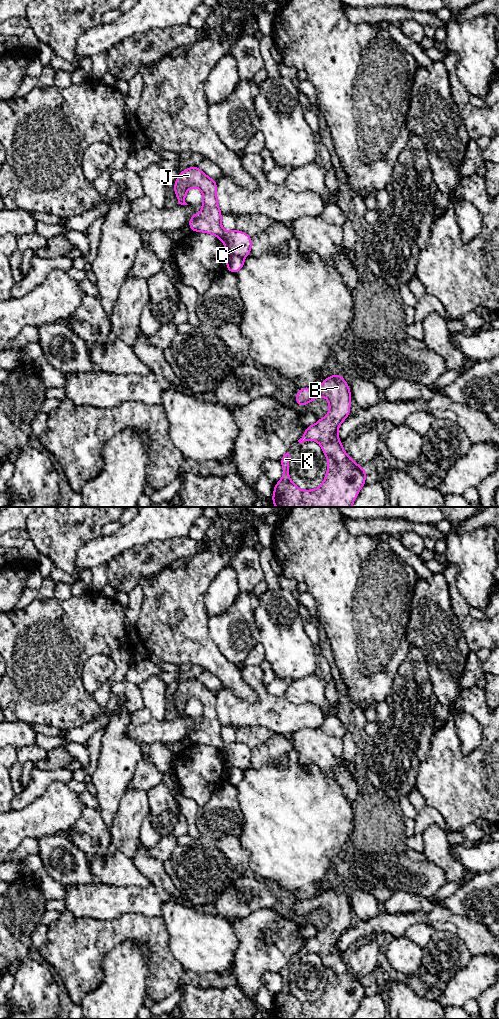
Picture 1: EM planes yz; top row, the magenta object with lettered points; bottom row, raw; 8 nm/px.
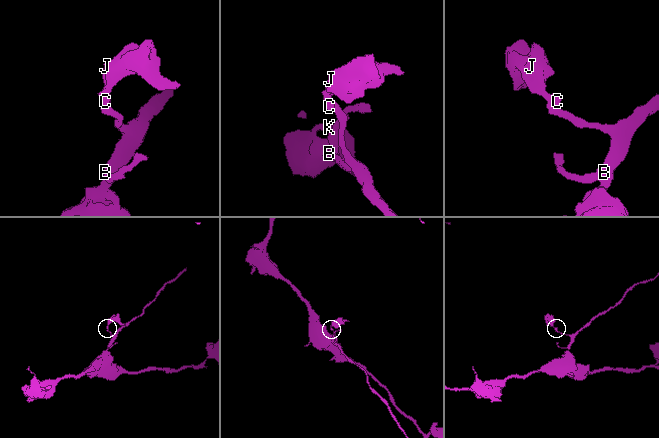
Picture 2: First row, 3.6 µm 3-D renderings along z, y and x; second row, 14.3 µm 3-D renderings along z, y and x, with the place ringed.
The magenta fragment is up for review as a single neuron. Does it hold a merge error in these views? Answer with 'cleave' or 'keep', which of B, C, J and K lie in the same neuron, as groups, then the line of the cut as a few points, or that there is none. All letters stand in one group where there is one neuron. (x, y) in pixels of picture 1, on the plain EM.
cleave; B K / C J; cut in yz along (226, 762), (243, 771)

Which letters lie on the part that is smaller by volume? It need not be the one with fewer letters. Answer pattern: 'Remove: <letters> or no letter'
Remove: C, J

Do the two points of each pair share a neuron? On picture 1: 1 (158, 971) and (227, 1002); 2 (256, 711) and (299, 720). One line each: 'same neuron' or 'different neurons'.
1: different neurons
2: same neuron

